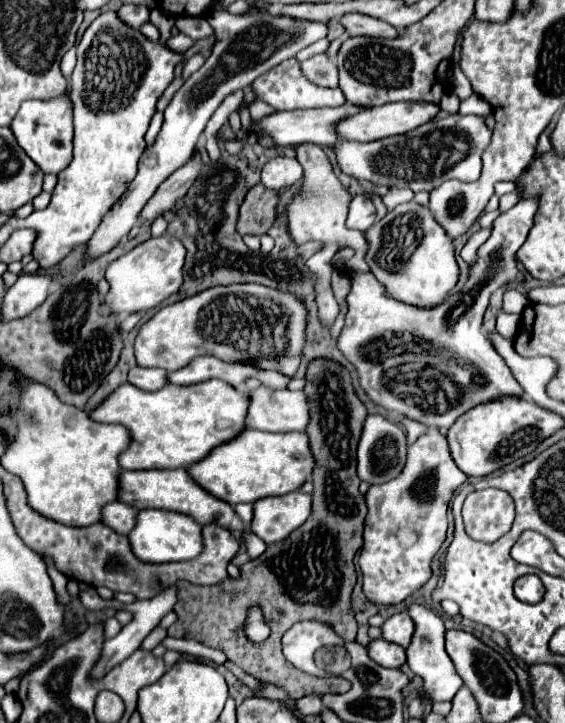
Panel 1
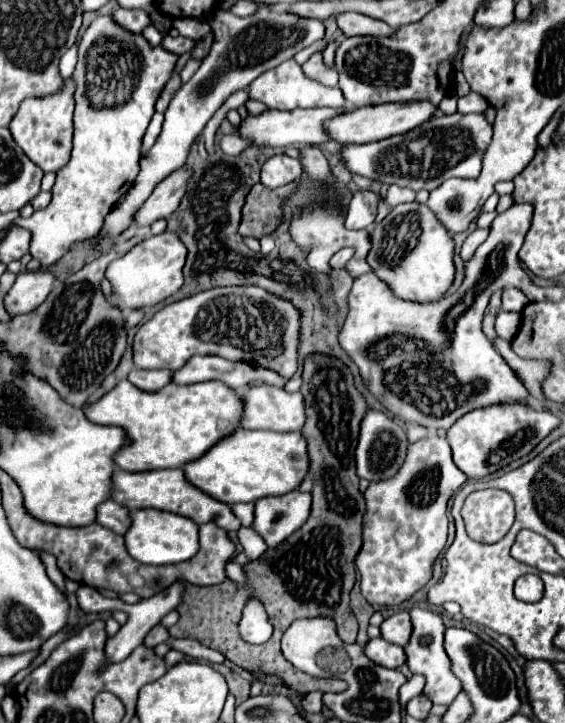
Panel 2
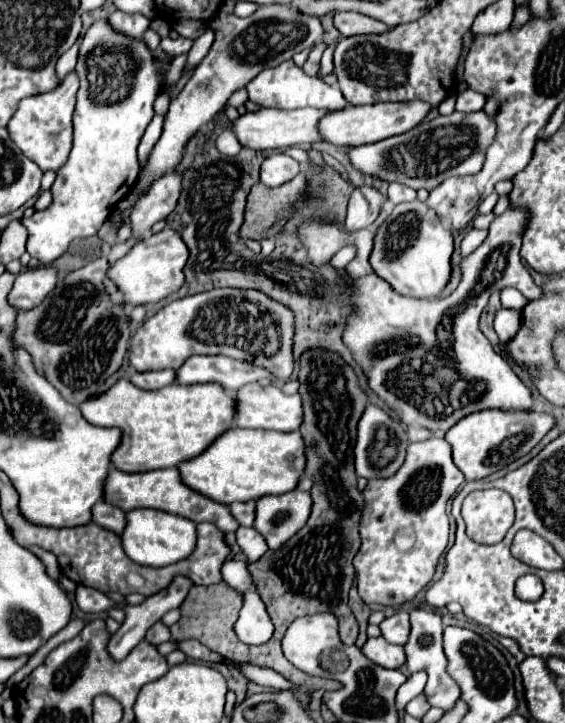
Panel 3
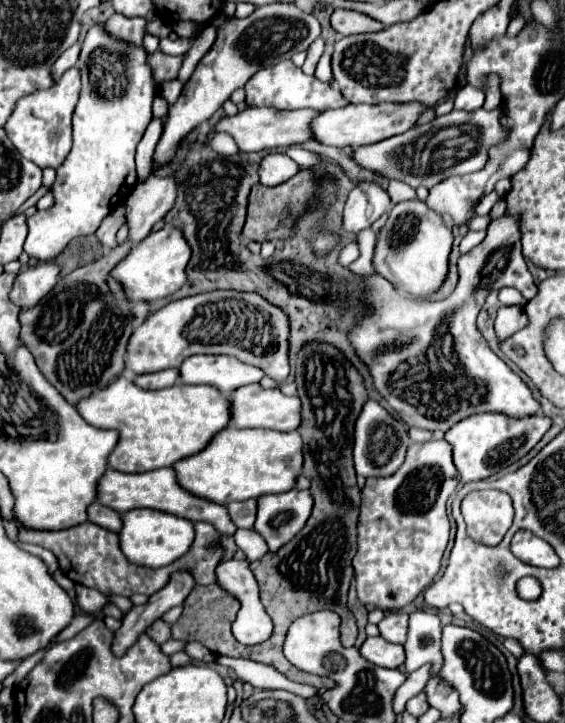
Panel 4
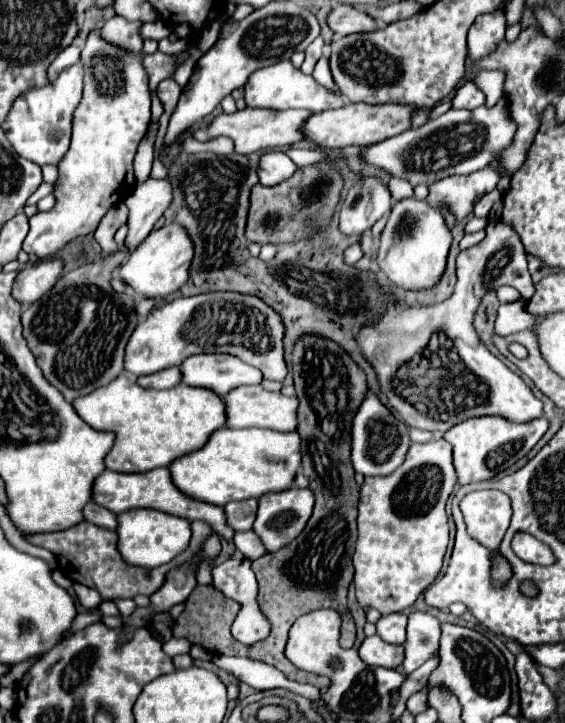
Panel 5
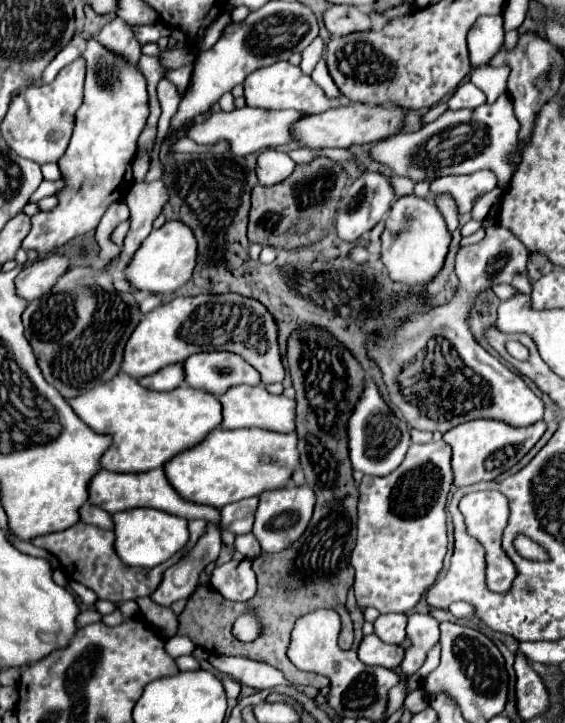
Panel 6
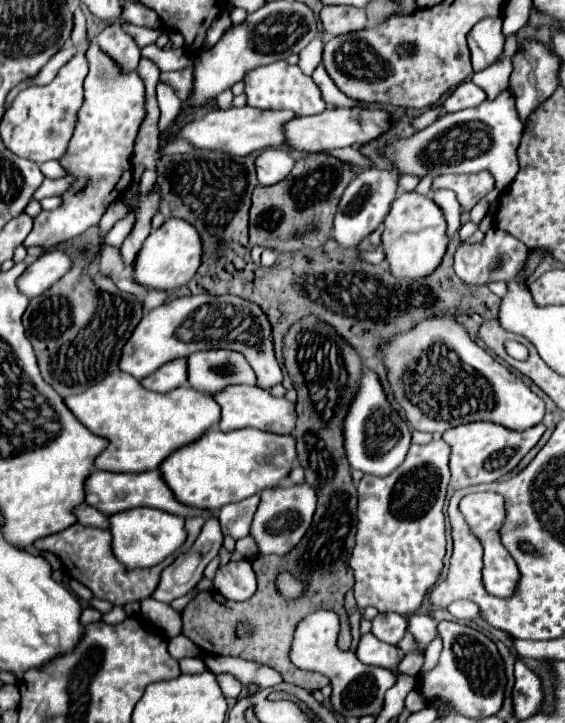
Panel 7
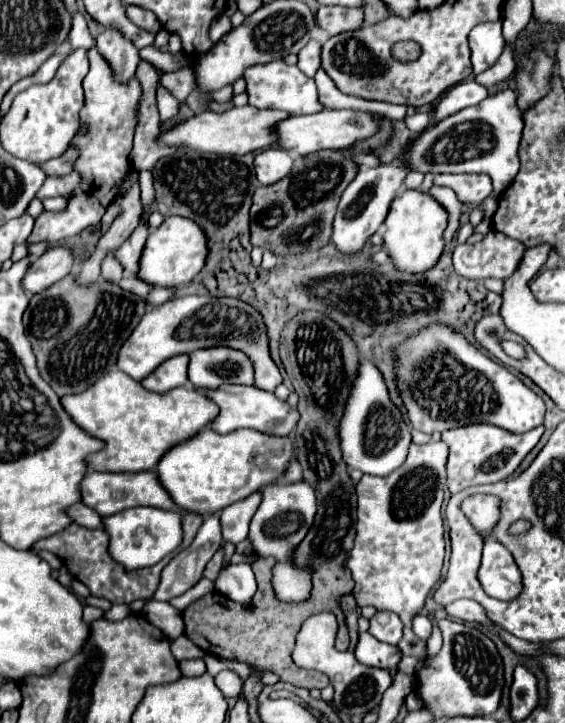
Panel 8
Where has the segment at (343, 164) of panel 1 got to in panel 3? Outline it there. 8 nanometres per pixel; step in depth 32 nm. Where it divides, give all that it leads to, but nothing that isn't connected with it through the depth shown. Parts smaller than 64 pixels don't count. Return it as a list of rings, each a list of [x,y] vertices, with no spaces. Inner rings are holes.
[[[452,112],[448,116],[438,116],[430,122],[422,122],[416,128],[392,136],[374,144],[350,148],[348,156],[354,168],[378,176],[386,182],[400,182],[414,190],[432,190],[450,176],[474,174],[482,168],[486,148],[496,138],[496,118],[482,112]]]

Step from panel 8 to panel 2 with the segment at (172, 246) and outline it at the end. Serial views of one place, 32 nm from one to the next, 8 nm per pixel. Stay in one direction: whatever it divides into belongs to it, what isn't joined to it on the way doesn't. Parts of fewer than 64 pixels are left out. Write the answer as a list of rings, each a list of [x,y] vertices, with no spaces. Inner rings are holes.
[[[164,230],[162,234],[150,236],[150,238],[142,240],[140,244],[136,244],[136,248],[132,248],[126,256],[114,260],[106,270],[106,278],[112,282],[114,292],[118,296],[116,306],[122,310],[146,308],[146,306],[154,306],[154,304],[166,300],[168,296],[172,296],[174,292],[178,292],[180,286],[184,284],[182,266],[184,266],[186,254],[188,254],[188,250],[184,248],[182,240],[176,238],[174,232]]]

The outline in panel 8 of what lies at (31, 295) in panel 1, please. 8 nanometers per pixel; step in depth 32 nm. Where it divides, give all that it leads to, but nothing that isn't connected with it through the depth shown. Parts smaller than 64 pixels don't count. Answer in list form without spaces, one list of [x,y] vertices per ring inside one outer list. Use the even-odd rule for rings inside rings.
[[[68,246],[48,248],[38,260],[34,260],[24,276],[24,288],[28,294],[38,294],[72,272],[74,252]]]

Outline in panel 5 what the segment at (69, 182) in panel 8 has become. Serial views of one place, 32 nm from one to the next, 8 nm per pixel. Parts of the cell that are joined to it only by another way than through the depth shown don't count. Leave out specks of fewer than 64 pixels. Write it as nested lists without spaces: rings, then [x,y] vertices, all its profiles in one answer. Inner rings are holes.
[[[43,182],[39,188],[30,196],[27,200],[26,205],[35,205],[37,202],[42,199],[44,196],[47,196],[54,191],[54,184],[48,184]]]

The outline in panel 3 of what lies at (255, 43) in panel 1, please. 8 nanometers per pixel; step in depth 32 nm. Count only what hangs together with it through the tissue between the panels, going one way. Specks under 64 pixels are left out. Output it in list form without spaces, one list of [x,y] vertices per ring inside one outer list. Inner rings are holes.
[[[282,4],[260,6],[248,18],[238,18],[234,14],[218,12],[216,18],[210,20],[210,28],[214,28],[216,40],[210,52],[204,56],[204,60],[196,66],[192,78],[186,82],[182,92],[170,102],[170,110],[164,120],[164,132],[150,154],[144,174],[138,178],[134,192],[128,198],[120,200],[120,204],[112,212],[116,226],[122,226],[128,222],[130,206],[138,190],[146,190],[146,186],[152,180],[164,176],[168,170],[174,170],[178,166],[178,162],[182,160],[184,146],[190,140],[190,136],[196,130],[200,130],[202,124],[212,120],[216,112],[224,108],[232,92],[244,88],[260,70],[274,68],[280,62],[290,60],[296,52],[310,48],[316,40],[322,38],[322,24],[316,16],[302,14],[300,10],[292,6],[282,6]]]

